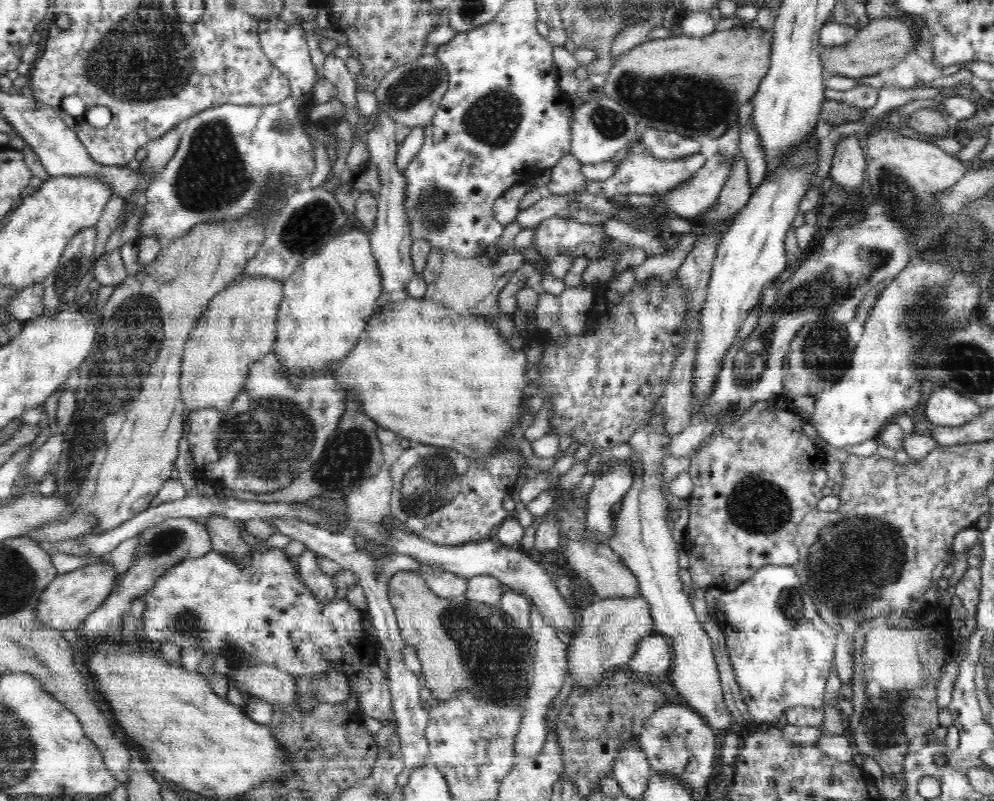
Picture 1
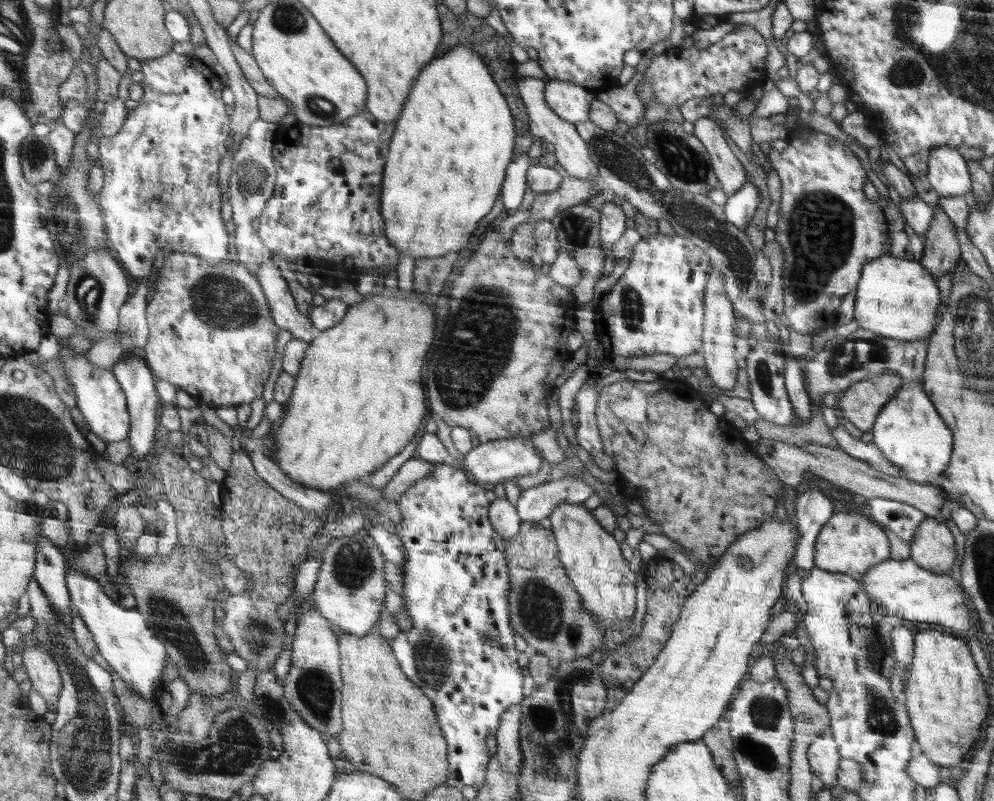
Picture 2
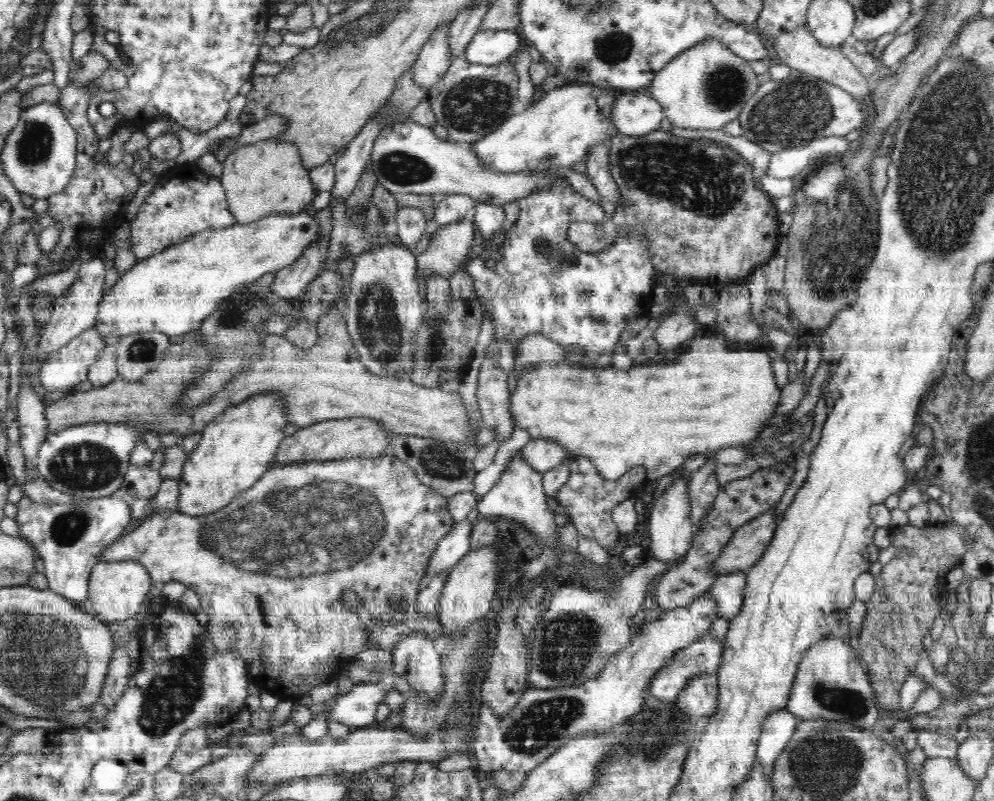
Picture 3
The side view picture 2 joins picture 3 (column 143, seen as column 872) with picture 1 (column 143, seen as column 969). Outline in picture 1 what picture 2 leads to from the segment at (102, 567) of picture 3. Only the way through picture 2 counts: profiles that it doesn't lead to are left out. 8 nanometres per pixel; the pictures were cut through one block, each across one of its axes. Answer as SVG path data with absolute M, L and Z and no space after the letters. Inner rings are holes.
M263 543L263 548L264 548L263 553L257 553L257 552L253 552L253 549L251 546L248 546L248 547L251 548L252 558L253 558L253 560L249 563L248 567L240 567L240 565L238 565L238 563L236 563L236 561L232 561L232 559L228 559L228 556L214 553L214 550L212 550L210 553L207 553L204 556L199 556L198 558L188 558L188 560L184 560L184 562L180 562L180 564L174 566L173 568L170 568L170 570L168 570L168 572L164 573L164 576L162 576L162 578L158 578L158 580L156 580L156 584L154 584L154 588L152 588L152 590L150 590L150 592L148 592L148 594L146 594L146 596L143 596L143 598L142 598L143 600L146 600L146 610L144 610L144 618L142 618L142 626L144 626L143 637L148 641L152 641L154 644L170 642L172 644L175 644L176 646L179 646L181 649L182 648L192 648L192 646L198 647L198 648L203 648L205 655L213 653L213 654L225 656L225 653L227 651L240 651L241 657L236 659L236 661L234 662L235 665L239 665L242 661L245 661L246 659L254 659L254 661L256 661L260 664L266 663L266 665L267 665L268 663L274 663L274 665L276 665L276 667L278 667L278 669L280 669L284 672L287 672L287 673L291 672L293 675L296 675L296 677L305 677L306 673L317 673L318 671L324 671L326 674L328 674L330 672L334 672L334 671L342 672L346 675L346 680L348 681L348 684L349 684L349 693L353 693L355 695L355 698L358 699L359 708L365 712L365 716L371 716L372 718L376 718L381 722L386 722L388 719L394 720L393 709L391 708L392 692L390 692L389 676L387 675L387 672L384 672L380 667L378 667L378 663L376 663L376 661L375 661L376 656L377 656L378 646L376 645L376 643L374 641L372 641L372 639L369 638L369 634L367 634L367 632L365 630L365 620L363 618L364 614L362 614L362 611L360 609L358 609L357 607L355 607L354 605L350 604L350 602L348 602L348 600L346 600L346 599L343 599L343 600L333 599L332 601L329 601L328 603L320 603L320 601L318 601L318 599L316 599L316 595L314 595L314 593L310 593L310 591L308 591L308 588L306 588L306 585L304 585L304 583L302 583L302 579L300 579L300 575L298 575L298 562L297 563L291 562L287 558L286 554L285 554L285 550L283 550L284 548L270 549L269 547L266 546L265 543Z

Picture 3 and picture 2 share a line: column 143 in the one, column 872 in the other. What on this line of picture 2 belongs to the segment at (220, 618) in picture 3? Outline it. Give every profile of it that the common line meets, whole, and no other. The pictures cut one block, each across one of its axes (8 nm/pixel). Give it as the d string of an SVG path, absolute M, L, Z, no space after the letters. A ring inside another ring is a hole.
M844 508L832 514L828 522L820 529L815 542L814 563L817 568L834 573L849 575L859 580L872 566L890 559L890 544L886 534L868 520L860 516L858 510Z

